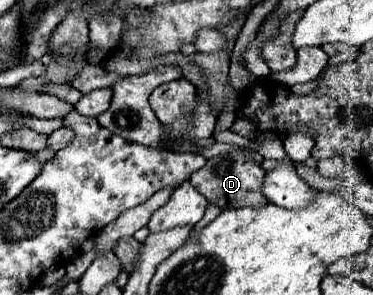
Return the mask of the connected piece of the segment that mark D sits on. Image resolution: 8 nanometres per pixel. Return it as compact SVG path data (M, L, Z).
M231 152L231 154L219 154L209 158L207 164L201 170L197 170L189 182L211 204L225 210L225 208L243 208L243 206L253 206L253 208L267 206L269 200L261 194L263 178L265 178L265 170L257 162L247 158L243 152Z

